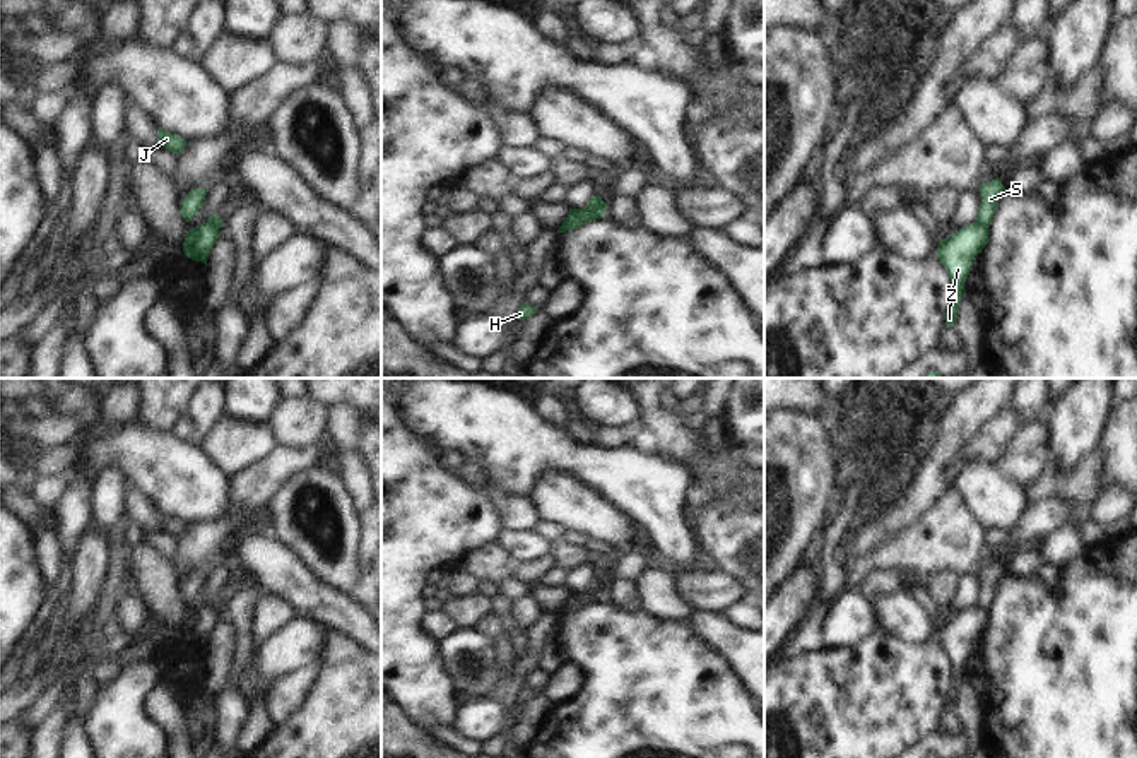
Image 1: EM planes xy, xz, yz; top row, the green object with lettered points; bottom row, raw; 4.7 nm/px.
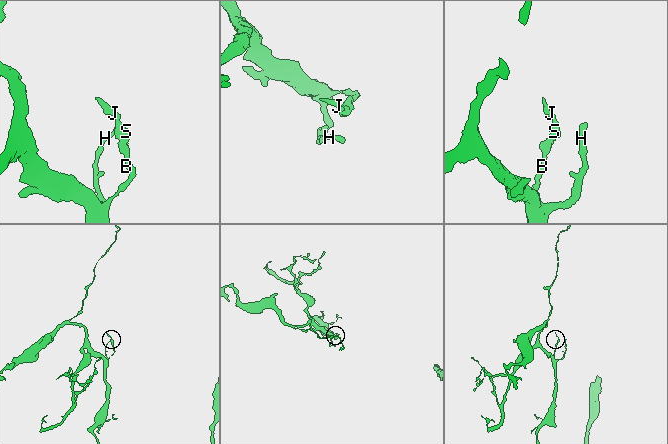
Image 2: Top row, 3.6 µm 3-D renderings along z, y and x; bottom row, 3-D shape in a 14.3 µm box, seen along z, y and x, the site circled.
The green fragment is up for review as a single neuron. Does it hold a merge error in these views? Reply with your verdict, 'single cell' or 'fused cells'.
fused cells

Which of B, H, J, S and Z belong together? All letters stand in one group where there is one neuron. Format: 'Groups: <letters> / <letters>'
Groups: B H Z / J S.

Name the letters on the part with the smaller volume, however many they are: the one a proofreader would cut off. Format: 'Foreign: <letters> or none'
Foreign: J, S

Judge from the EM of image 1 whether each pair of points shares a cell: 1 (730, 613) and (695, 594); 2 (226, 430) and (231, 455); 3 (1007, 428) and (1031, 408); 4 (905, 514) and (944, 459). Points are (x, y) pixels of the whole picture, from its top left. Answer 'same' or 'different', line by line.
1: different
2: same
3: different
4: same

